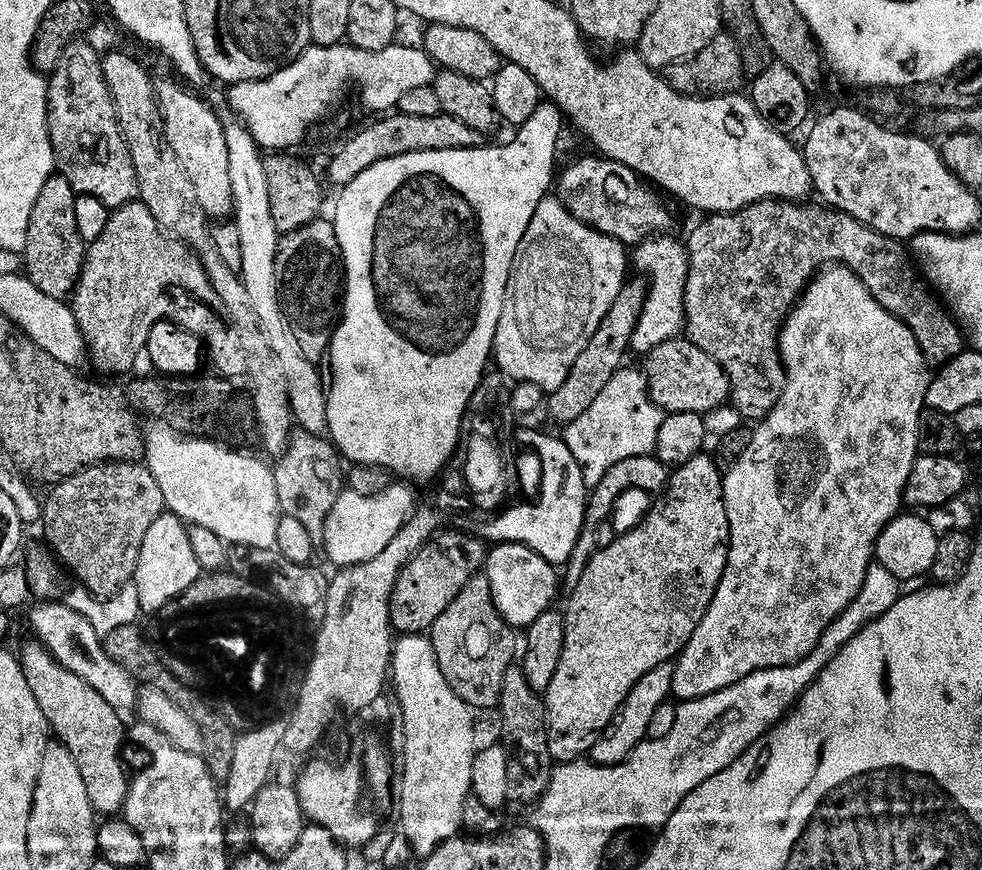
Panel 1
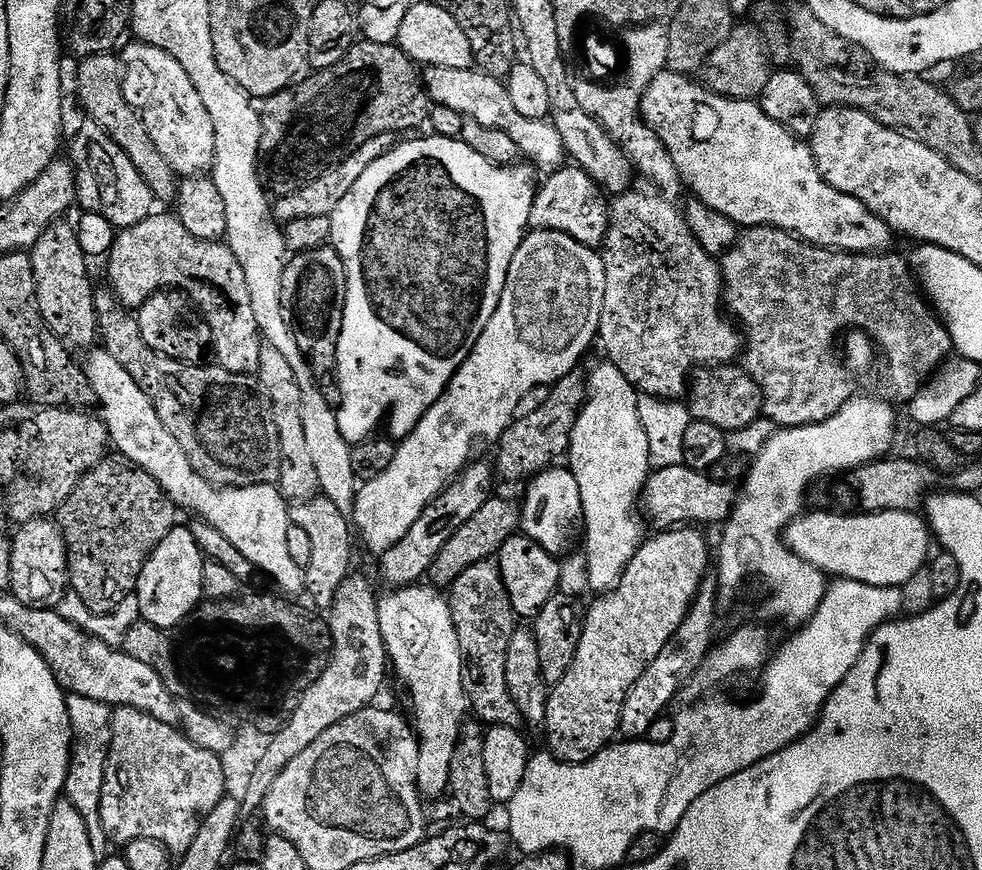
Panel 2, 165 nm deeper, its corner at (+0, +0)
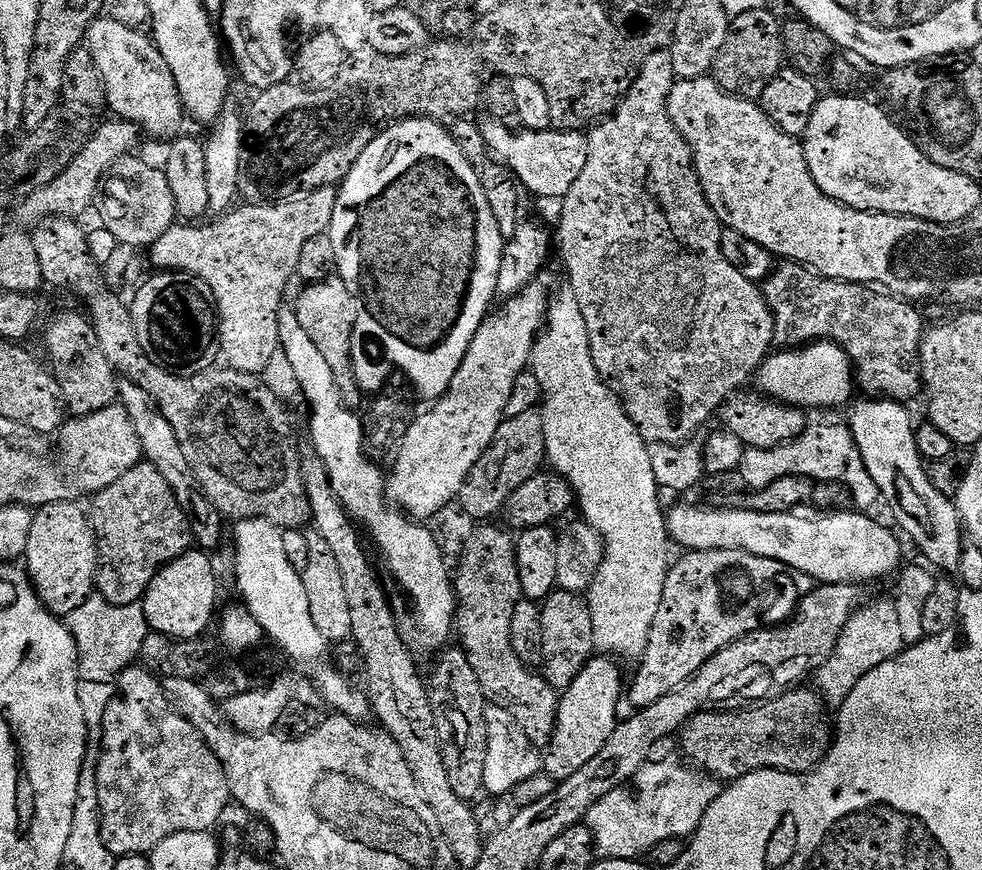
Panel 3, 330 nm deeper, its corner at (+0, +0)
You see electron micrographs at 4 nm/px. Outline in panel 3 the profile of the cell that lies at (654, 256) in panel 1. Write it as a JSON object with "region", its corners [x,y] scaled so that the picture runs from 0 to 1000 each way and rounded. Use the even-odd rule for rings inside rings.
{"region":[[[683,59],[667,60],[658,69],[646,99],[632,115],[626,129],[610,139],[598,153],[597,195],[589,200],[589,209],[580,214],[580,218],[572,228],[571,234],[574,236],[570,239],[570,294],[574,298],[574,308],[578,311],[579,324],[582,325],[580,334],[593,356],[593,366],[597,366],[597,379],[601,384],[605,418],[611,431],[629,447],[640,478],[648,486],[648,493],[661,511],[666,509],[695,511],[698,507],[706,505],[708,499],[717,492],[716,487],[728,474],[730,477],[741,463],[741,459],[761,443],[758,440],[765,432],[767,436],[773,429],[775,418],[787,403],[790,390],[790,368],[786,364],[786,353],[782,351],[775,328],[760,320],[760,315],[752,315],[752,310],[747,310],[747,306],[743,306],[743,301],[739,299],[738,263],[735,261],[733,245],[725,240],[713,211],[704,166],[688,148],[680,130],[680,114],[689,91]]]}

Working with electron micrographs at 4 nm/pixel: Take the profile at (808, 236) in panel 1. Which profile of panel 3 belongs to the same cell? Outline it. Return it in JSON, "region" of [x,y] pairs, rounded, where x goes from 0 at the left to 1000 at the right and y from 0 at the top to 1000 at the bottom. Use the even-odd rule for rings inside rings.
{"region":[[[810,301],[795,302],[782,318],[776,334],[786,353],[786,364],[790,368],[789,394],[795,401],[805,402],[824,393],[845,391],[848,395],[854,395],[868,414],[871,440],[875,445],[877,441],[885,456],[925,462],[921,460],[931,459],[936,451],[938,454],[937,395],[941,391],[943,371],[932,348],[892,329],[846,322],[823,305]]]}

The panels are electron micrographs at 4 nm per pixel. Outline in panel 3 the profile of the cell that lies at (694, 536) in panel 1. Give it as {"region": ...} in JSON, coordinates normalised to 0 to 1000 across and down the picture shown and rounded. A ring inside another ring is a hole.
{"region":[[[615,752],[604,753],[598,766],[585,779],[585,784],[570,800],[570,810],[566,817],[566,833],[562,845],[562,854],[557,856],[554,869],[553,891],[564,899],[579,897],[598,880],[617,857],[621,844],[625,844],[629,831],[627,817],[633,809],[633,797],[637,791],[637,782],[631,778],[627,769],[628,760]]]}

